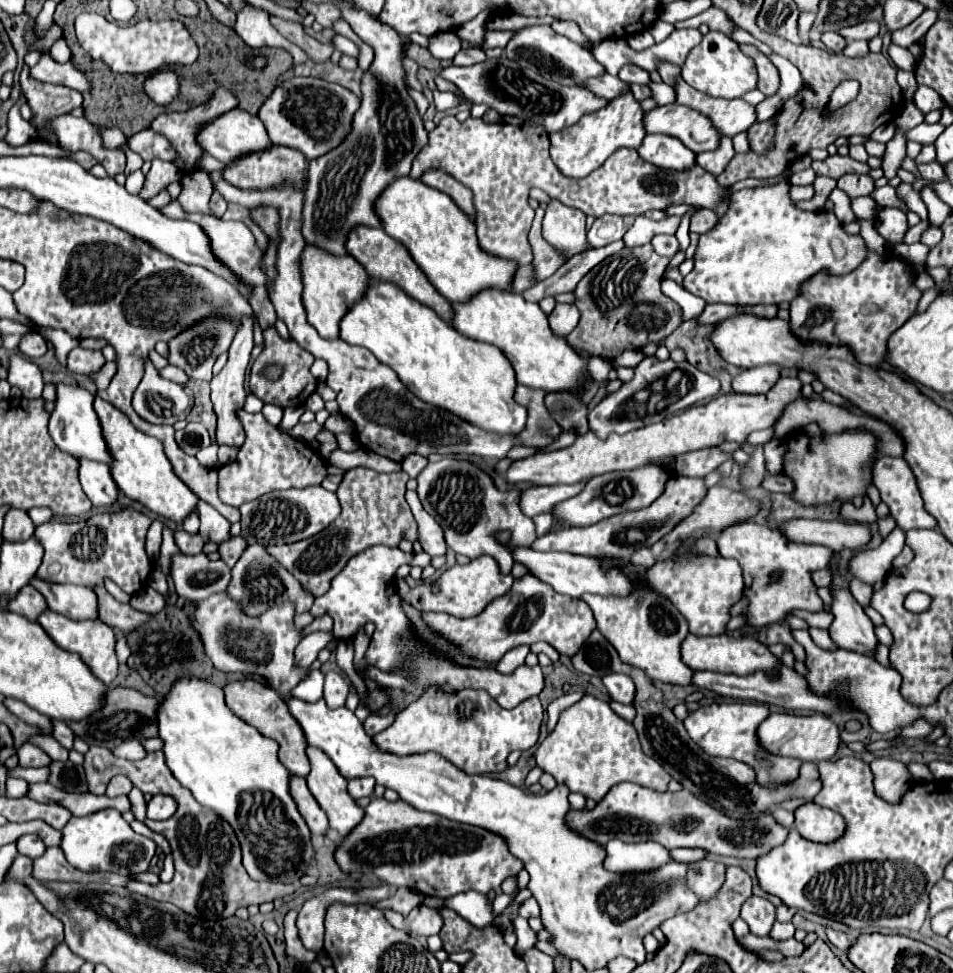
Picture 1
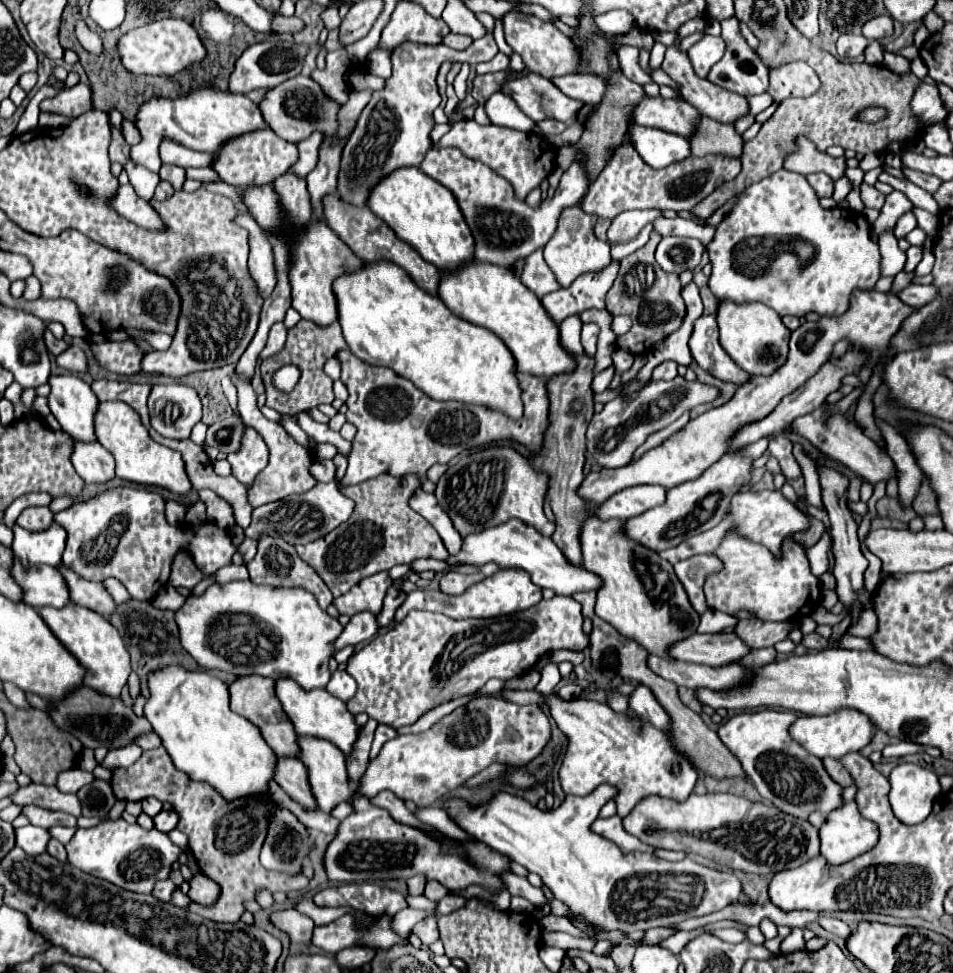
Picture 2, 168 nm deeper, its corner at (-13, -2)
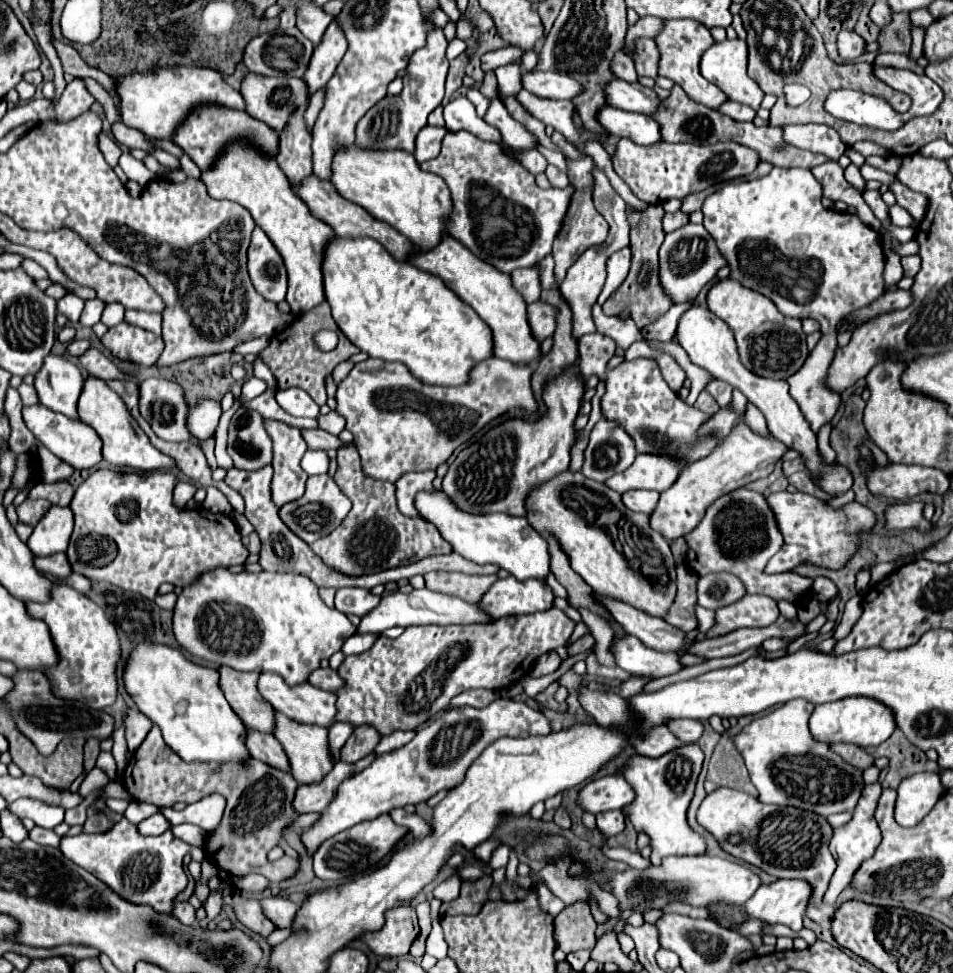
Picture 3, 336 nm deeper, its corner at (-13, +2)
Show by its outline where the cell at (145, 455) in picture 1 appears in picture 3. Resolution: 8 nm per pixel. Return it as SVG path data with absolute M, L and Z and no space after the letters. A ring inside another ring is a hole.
M88 377L84 381L82 395L78 399L78 417L86 425L94 427L94 431L102 439L102 457L112 467L134 467L138 471L156 471L156 469L174 465L174 459L170 459L168 455L162 455L154 447L150 447L146 433L130 417L122 399L118 399L118 393L112 391L110 387L106 387L106 381L100 381L96 377Z

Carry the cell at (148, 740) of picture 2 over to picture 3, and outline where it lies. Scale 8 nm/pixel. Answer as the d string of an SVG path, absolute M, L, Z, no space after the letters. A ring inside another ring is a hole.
M126 709L126 713L124 713L124 727L126 727L128 749L134 751L146 739L148 731L152 729L152 723L138 709Z

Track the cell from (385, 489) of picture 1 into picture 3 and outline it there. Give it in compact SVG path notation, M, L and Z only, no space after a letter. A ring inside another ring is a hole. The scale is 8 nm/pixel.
M352 443L338 451L338 469L334 473L334 481L352 501L352 509L336 531L310 545L312 551L330 567L346 575L368 575L384 571L384 567L390 569L416 563L418 559L430 555L452 553L450 543L442 539L440 531L432 523L418 517L406 517L398 511L392 483L382 483L362 475L362 463Z

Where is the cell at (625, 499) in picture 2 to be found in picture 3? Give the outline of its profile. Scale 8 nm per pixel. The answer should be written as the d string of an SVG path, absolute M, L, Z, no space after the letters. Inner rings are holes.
M640 489L640 491L628 491L628 493L624 493L622 501L624 501L624 505L628 509L650 515L654 511L656 503L658 503L658 497L660 497L658 491L644 491L644 489Z

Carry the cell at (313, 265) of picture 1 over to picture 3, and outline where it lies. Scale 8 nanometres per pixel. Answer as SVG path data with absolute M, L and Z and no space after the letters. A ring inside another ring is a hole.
M232 139L220 151L212 167L200 173L200 179L206 185L210 197L236 201L246 207L252 213L256 225L270 237L274 247L280 251L288 271L286 301L292 313L304 313L322 303L322 253L326 243L334 239L334 231L324 221L318 221L308 211L308 207L290 191L290 181L278 167L276 157L262 153L246 139Z

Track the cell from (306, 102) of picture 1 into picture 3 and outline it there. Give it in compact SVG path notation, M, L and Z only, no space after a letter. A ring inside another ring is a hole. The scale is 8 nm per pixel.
M246 73L246 77L242 79L242 87L240 87L242 97L246 99L246 113L262 123L266 123L268 127L272 127L274 131L282 131L284 125L288 123L288 117L292 115L292 111L300 105L306 103L308 97L308 87L302 79L292 79L292 77L264 77L264 75L252 75Z

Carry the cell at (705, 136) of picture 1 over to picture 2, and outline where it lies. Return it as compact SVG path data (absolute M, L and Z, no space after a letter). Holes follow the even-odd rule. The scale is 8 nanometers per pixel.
M644 97L634 109L634 119L638 125L662 129L682 135L684 139L692 139L694 133L698 133L702 115L684 99Z

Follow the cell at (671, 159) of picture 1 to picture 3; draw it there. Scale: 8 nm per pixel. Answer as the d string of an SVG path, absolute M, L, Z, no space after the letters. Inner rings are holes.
M602 105L596 119L614 137L628 137L640 145L654 145L660 141L660 127L648 115L634 115Z

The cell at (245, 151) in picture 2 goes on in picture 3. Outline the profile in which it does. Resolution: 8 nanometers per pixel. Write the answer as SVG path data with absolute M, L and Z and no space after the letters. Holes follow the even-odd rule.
M198 107L198 111L194 111L194 115L190 115L190 119L186 119L186 123L180 127L180 131L174 133L174 143L202 171L206 171L214 163L216 155L222 151L224 143L234 139L234 137L244 137L244 139L252 141L254 145L258 145L268 155L276 155L276 151L278 151L278 133L274 133L262 121L252 119L248 113L244 113L244 111L230 111L228 107Z

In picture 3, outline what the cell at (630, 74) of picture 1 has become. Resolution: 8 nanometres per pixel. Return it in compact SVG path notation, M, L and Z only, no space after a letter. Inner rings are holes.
M618 51L618 55L614 55L614 63L610 63L610 69L614 71L614 77L620 77L628 83L634 83L638 79L636 69L634 69L634 61L622 51Z

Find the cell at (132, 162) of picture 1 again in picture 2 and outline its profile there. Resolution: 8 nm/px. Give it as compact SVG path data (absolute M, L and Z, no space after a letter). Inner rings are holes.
M212 87L198 89L176 101L152 97L148 103L142 105L142 111L138 111L136 127L142 135L142 141L140 145L134 145L130 149L130 159L132 163L142 165L150 171L158 171L162 167L158 155L158 145L162 137L170 137L188 149L208 151L216 155L222 149L222 145L226 145L230 139L236 139L238 135L246 135L250 131L268 129L266 121L262 119L260 107L246 95L234 95L230 91L218 91Z

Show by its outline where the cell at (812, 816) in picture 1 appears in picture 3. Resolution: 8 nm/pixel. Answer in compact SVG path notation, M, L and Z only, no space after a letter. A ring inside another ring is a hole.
M880 783L866 785L864 791L862 791L862 797L860 797L860 801L858 801L858 805L856 805L856 809L854 809L852 821L846 823L844 827L834 829L834 837L832 837L832 841L830 841L830 851L832 851L832 855L836 857L838 867L836 867L836 871L834 871L832 879L830 879L830 887L828 887L826 895L824 895L824 901L826 901L828 905L832 905L832 907L836 905L838 895L850 885L850 879L854 877L854 871L862 865L862 861L866 861L870 855L874 855L876 847L878 847L880 841L882 841L880 829L878 829L876 819L874 819L874 811L876 811L876 807L878 807L880 795L882 795L882 786Z

